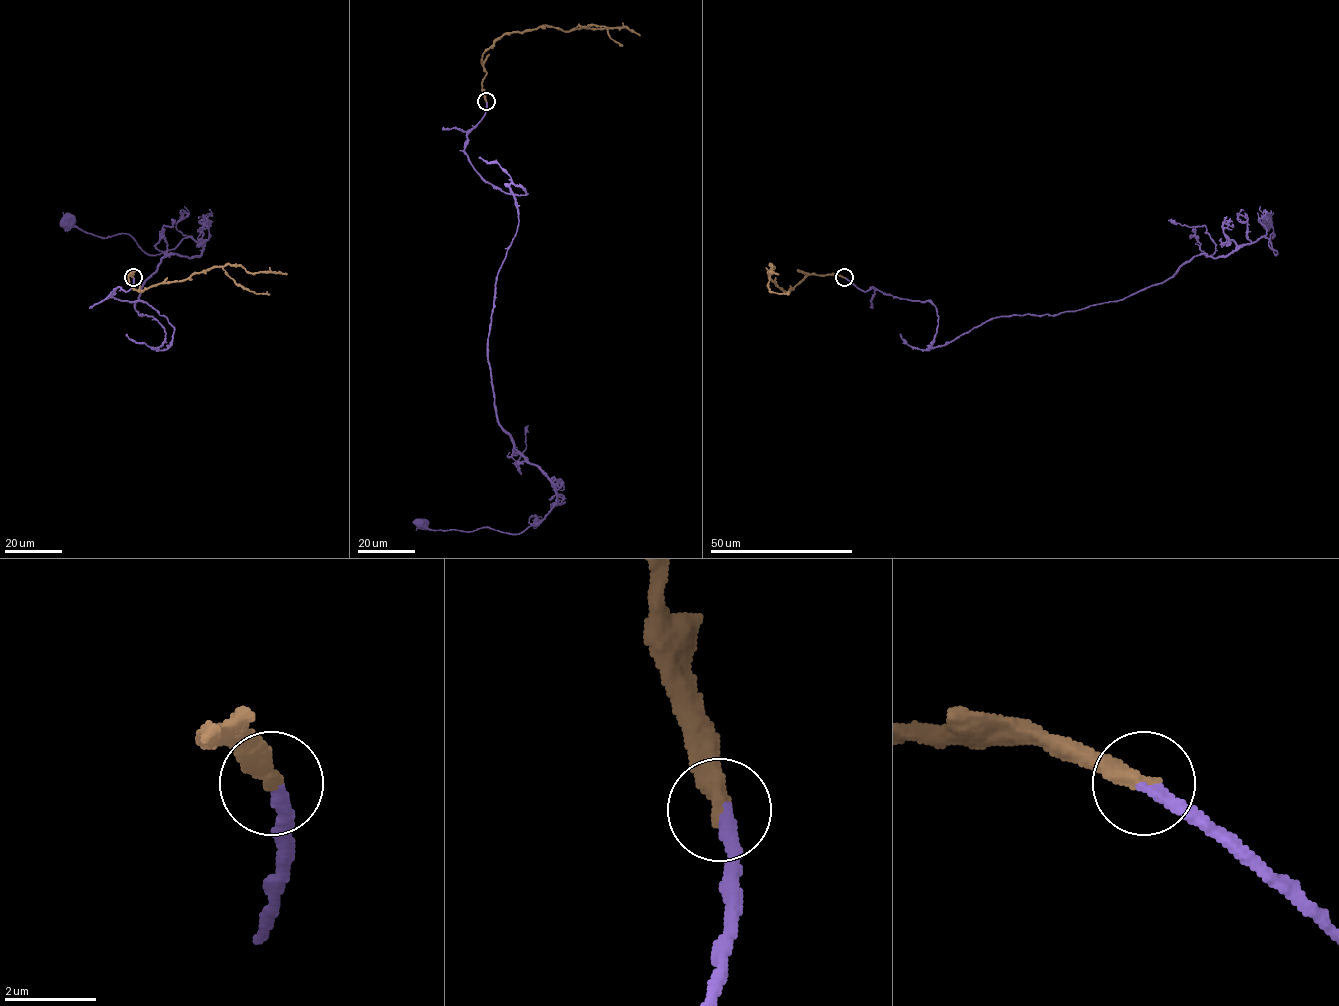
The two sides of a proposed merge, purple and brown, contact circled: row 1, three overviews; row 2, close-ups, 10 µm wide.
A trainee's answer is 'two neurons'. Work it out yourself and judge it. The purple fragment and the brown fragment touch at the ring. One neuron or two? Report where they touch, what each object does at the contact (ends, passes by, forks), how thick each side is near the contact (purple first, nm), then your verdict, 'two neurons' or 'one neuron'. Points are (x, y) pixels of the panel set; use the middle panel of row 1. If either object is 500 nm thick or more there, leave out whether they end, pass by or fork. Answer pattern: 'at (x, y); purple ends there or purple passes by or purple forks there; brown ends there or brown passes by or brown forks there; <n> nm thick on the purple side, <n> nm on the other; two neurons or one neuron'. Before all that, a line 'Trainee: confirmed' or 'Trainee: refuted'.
Trainee: refuted
at (486, 101); purple ends there; brown ends there; 280 nm thick on the purple side, 440 nm on the other; one neuron

